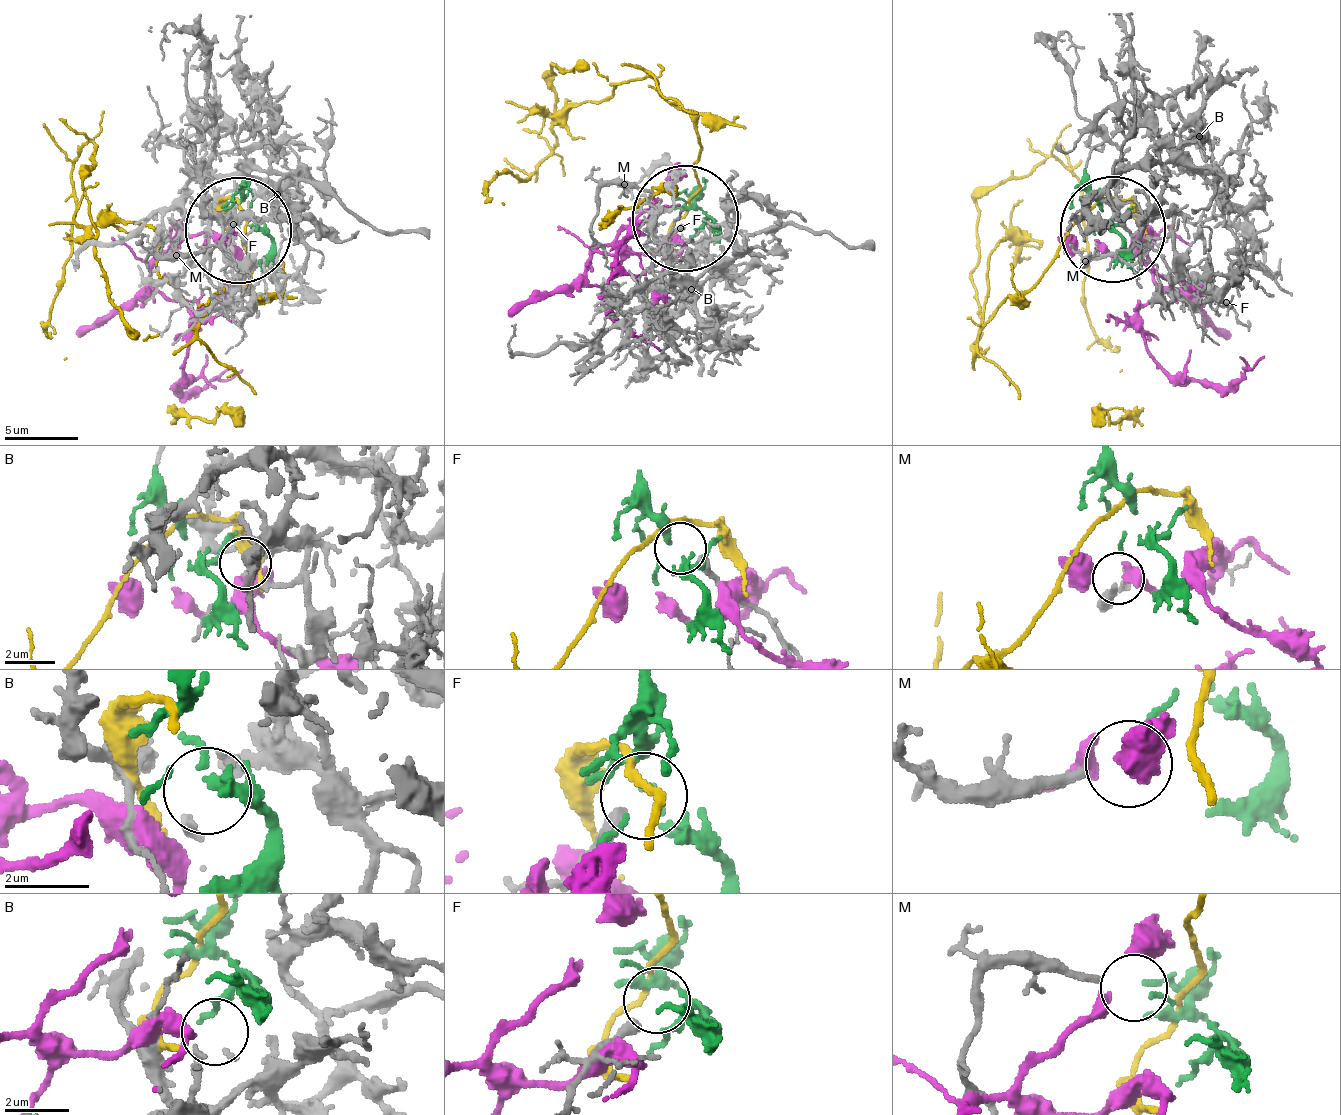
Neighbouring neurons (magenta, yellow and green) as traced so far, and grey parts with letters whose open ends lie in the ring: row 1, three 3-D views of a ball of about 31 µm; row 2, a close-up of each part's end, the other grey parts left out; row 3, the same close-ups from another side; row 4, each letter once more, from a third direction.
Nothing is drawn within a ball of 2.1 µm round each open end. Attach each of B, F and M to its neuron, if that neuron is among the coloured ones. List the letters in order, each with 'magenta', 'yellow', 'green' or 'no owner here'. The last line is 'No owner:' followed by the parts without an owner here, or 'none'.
B: green
F: no owner here
M: no owner here
No owner: F, M

